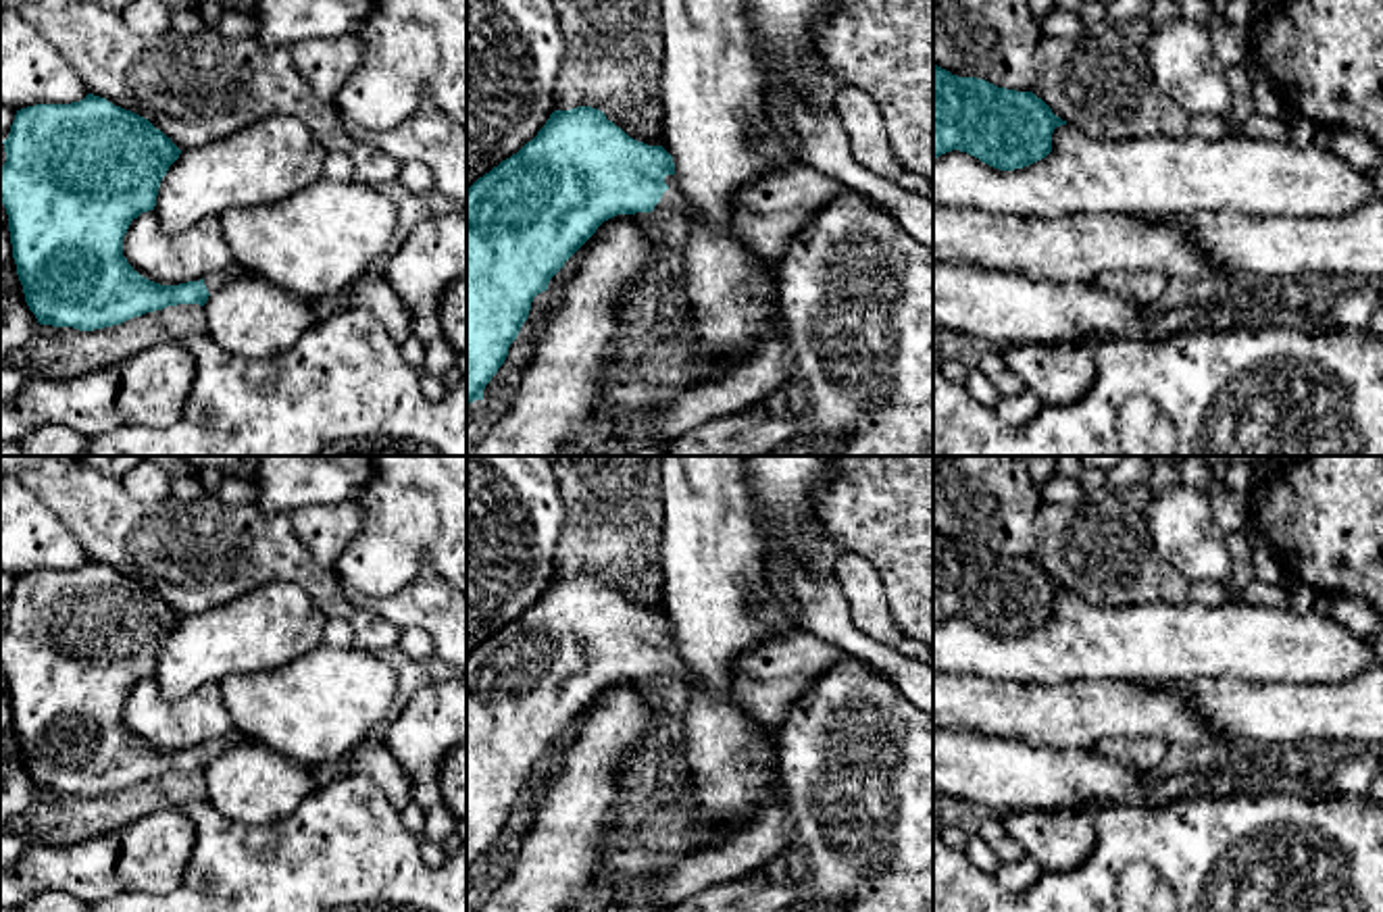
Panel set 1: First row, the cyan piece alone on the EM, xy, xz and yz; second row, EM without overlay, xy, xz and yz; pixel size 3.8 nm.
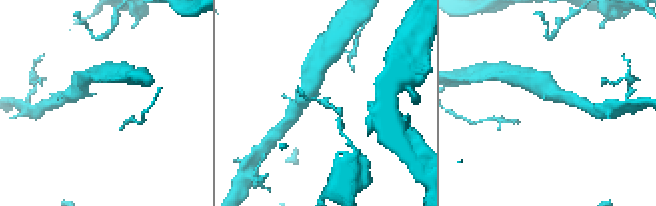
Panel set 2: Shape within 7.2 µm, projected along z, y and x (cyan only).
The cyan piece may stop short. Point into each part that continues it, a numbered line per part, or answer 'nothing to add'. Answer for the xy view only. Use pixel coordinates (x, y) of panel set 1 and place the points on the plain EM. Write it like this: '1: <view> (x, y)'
1: xy (213, 748)

